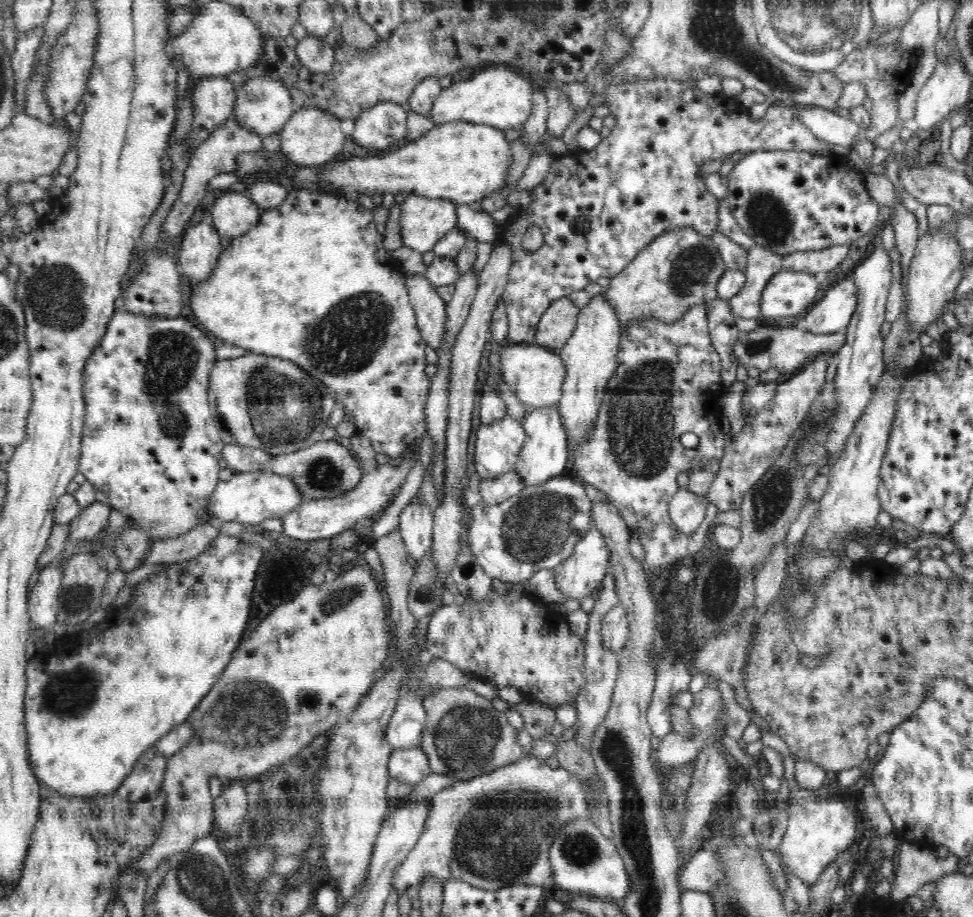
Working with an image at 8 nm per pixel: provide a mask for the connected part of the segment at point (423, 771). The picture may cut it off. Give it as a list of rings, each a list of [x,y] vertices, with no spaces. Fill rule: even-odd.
[[[400,748],[394,750],[390,760],[388,760],[388,777],[396,780],[416,785],[430,774],[428,757],[422,748]]]

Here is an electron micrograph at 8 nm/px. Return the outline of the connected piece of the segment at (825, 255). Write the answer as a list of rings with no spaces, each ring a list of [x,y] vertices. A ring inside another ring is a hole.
[[[850,244],[834,245],[817,251],[798,251],[786,255],[783,258],[785,269],[792,271],[806,271],[810,274],[818,272],[831,272],[835,268],[839,270],[839,265],[845,260],[850,252]]]

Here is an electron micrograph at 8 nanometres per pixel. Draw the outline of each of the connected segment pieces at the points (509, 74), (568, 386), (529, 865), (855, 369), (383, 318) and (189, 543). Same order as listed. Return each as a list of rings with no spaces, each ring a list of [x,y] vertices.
[[[488,68],[467,80],[452,82],[448,88],[442,88],[442,92],[438,94],[436,100],[433,100],[431,112],[426,118],[432,119],[435,125],[454,122],[488,124],[492,128],[508,132],[511,129],[523,127],[527,122],[532,112],[532,94],[534,94],[534,86],[526,79],[526,76],[520,76],[508,68]]]
[[[598,294],[584,308],[579,309],[576,328],[560,349],[566,367],[566,380],[562,384],[562,396],[557,407],[572,452],[588,438],[588,432],[594,430],[594,422],[604,398],[604,388],[618,368],[620,336],[621,324],[617,312],[606,302],[603,294]]]
[[[534,756],[524,758],[497,768],[488,774],[467,781],[458,781],[443,788],[431,798],[430,812],[414,848],[405,861],[395,868],[391,888],[402,895],[410,886],[418,886],[426,876],[433,876],[443,883],[446,880],[465,880],[476,888],[486,890],[506,888],[507,885],[535,884],[544,886],[552,876],[552,863],[548,859],[550,846],[560,828],[576,818],[583,818],[595,824],[604,836],[612,838],[612,823],[608,810],[608,799],[599,776],[597,782],[598,809],[592,811],[582,781],[565,768],[550,768],[545,761]]]
[[[878,238],[873,243],[873,251],[871,253],[864,262],[858,264],[859,266],[852,270],[858,291],[858,302],[851,321],[845,328],[846,342],[842,344],[842,348],[835,355],[839,360],[834,379],[837,413],[833,423],[830,424],[832,430],[829,432],[829,437],[825,444],[828,454],[825,463],[833,466],[839,460],[842,450],[846,448],[846,440],[854,432],[854,424],[866,412],[866,406],[872,400],[878,382],[880,382],[885,371],[883,359],[884,338],[880,336],[880,326],[885,321],[887,296],[892,284],[892,262],[889,254],[887,254],[889,252],[883,249],[882,243]]]
[[[292,189],[280,206],[262,210],[256,226],[232,238],[230,244],[232,248],[229,246],[221,252],[218,264],[214,267],[209,279],[201,283],[192,283],[189,308],[193,320],[198,320],[199,324],[202,324],[210,334],[230,344],[236,344],[240,348],[246,348],[252,353],[288,358],[314,378],[320,379],[334,393],[336,402],[344,406],[344,412],[352,415],[358,434],[368,438],[375,452],[397,459],[407,456],[406,452],[416,447],[417,441],[427,432],[425,408],[431,378],[424,371],[427,363],[424,354],[426,344],[417,327],[415,310],[410,304],[409,292],[406,288],[407,275],[389,268],[390,256],[383,242],[384,235],[378,233],[373,211],[362,207],[358,201],[346,200],[343,194],[336,196],[334,193]]]
[[[203,524],[186,535],[174,539],[155,541],[142,564],[179,563],[196,558],[219,535],[221,524]]]

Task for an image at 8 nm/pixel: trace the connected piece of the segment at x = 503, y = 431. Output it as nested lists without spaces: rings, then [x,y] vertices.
[[[507,414],[498,422],[481,424],[476,435],[474,467],[478,477],[494,479],[515,468],[526,440],[521,421]]]

